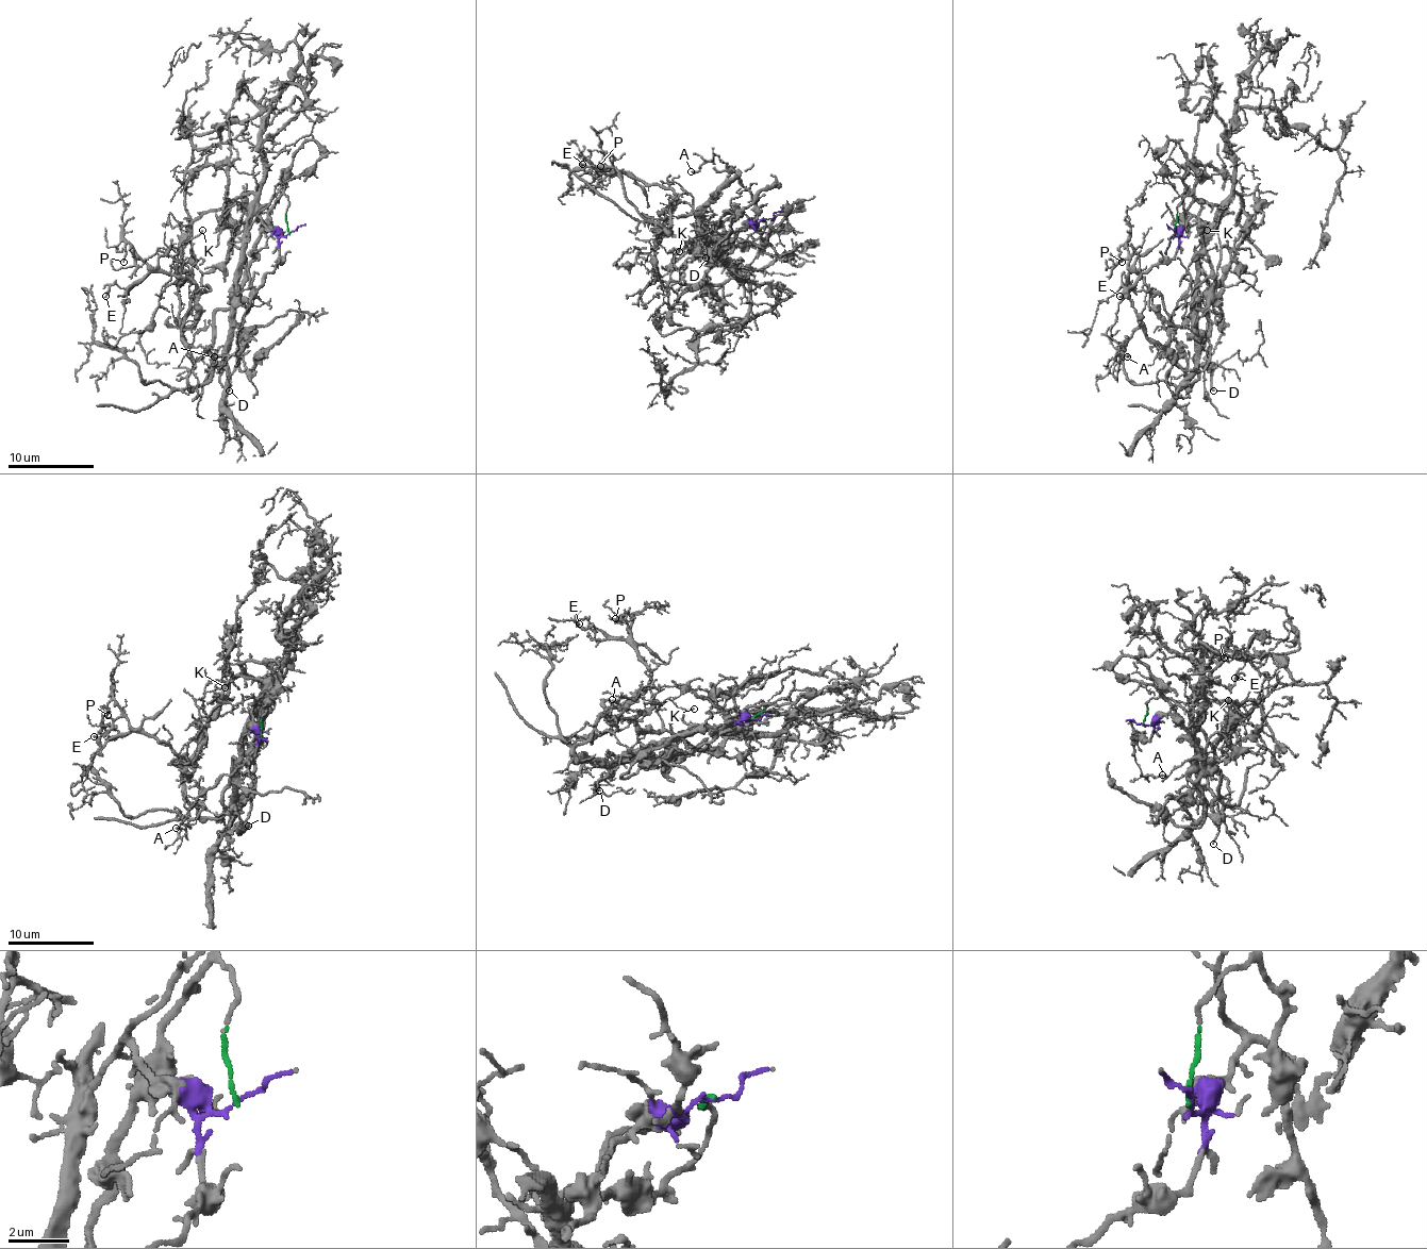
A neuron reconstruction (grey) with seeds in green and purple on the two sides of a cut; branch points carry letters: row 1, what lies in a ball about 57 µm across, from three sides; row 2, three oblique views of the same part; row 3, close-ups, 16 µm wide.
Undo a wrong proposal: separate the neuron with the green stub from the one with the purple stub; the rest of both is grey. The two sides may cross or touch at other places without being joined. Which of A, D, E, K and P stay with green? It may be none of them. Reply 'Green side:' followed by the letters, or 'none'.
Green side: E, P

